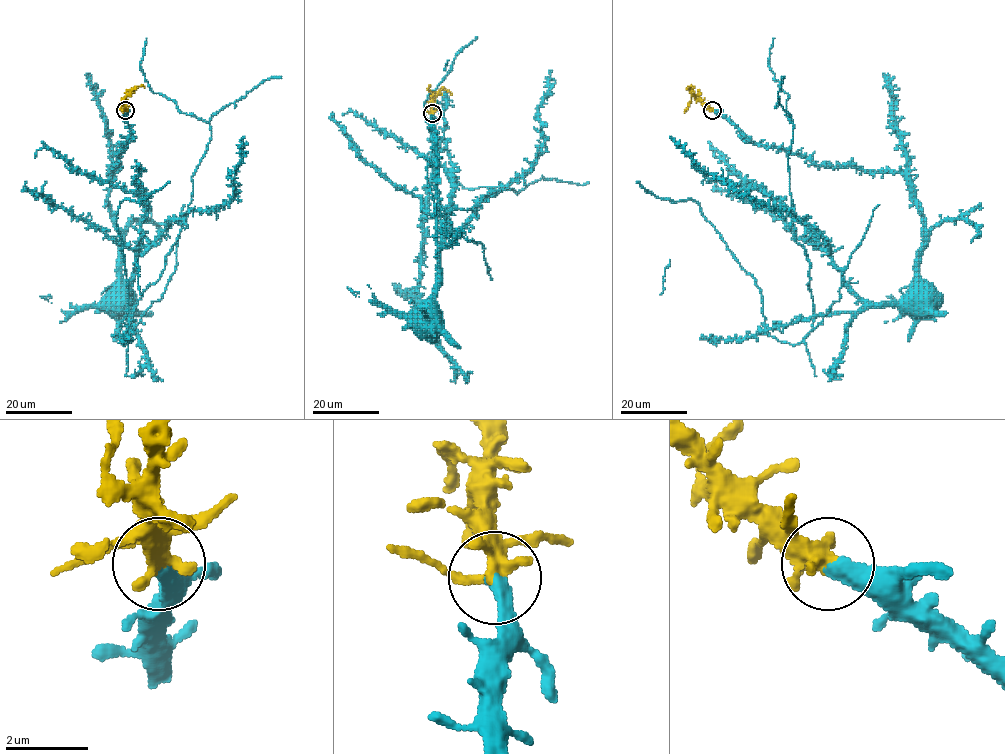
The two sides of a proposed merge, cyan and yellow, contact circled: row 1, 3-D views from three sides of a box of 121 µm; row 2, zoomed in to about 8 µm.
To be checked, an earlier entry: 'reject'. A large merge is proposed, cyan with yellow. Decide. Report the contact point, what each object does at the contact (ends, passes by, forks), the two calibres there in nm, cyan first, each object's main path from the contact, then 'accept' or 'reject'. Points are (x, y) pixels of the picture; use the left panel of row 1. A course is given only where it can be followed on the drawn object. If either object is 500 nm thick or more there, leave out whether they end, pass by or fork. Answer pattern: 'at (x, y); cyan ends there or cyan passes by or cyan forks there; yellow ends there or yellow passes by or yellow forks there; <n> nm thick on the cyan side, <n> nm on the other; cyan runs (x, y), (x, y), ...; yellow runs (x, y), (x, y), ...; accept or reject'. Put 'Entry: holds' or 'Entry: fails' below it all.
at (125, 110); cyan ends there; yellow forks there; 400 nm thick on the cyan side, 300 nm on the other; cyan runs (125, 110), (130, 138), (111, 172), (107, 205), (119, 236), (117, 285), (126, 292), (128, 303); yellow runs (125, 110), (125, 98), (136, 87), (145, 87); accept
Entry: fails

